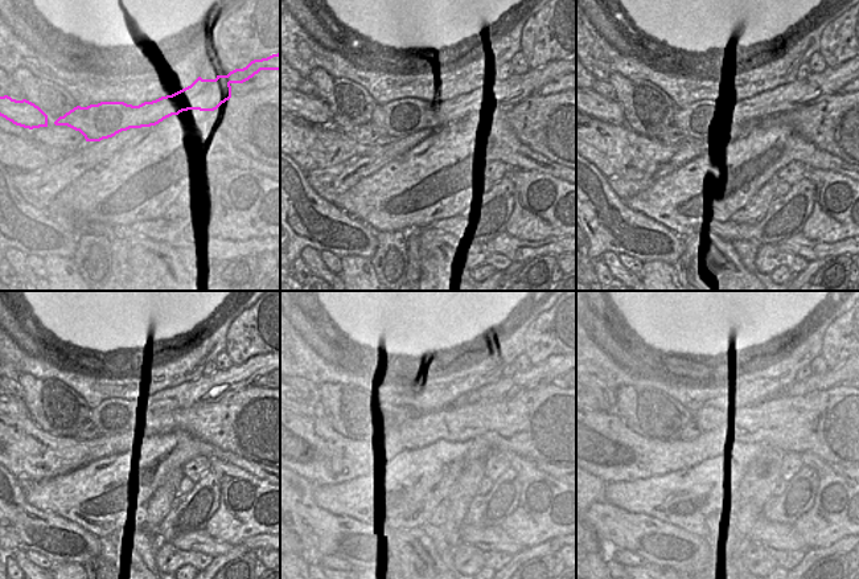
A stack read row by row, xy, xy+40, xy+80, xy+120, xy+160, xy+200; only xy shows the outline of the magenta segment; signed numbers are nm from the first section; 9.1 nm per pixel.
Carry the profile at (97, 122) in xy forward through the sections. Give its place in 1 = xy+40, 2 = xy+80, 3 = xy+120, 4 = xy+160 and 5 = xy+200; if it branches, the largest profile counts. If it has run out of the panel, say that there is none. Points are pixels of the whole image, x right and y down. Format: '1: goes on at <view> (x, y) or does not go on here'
1: goes on at xy+40 (402, 118)
2: goes on at xy+80 (706, 118)
3: goes on at xy+120 (212, 389)
4: goes on at xy+160 (549, 372)
5: goes on at xy+200 (843, 374)

